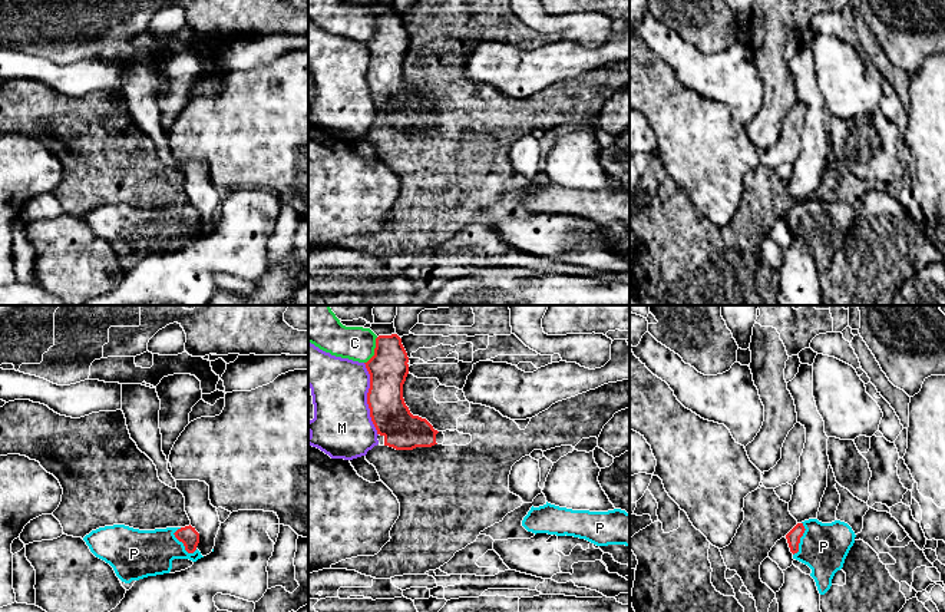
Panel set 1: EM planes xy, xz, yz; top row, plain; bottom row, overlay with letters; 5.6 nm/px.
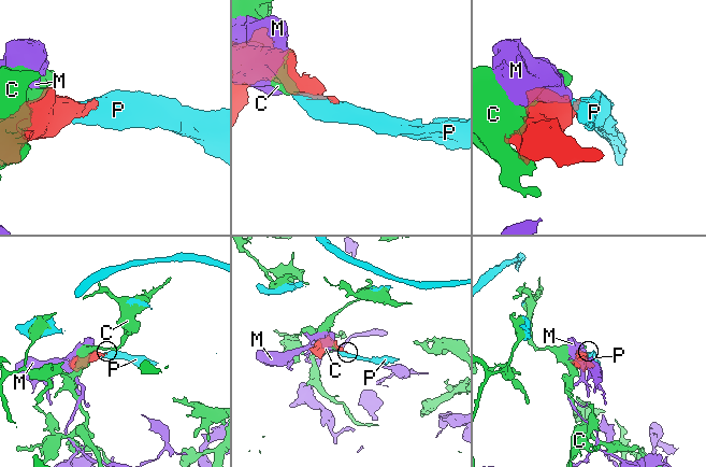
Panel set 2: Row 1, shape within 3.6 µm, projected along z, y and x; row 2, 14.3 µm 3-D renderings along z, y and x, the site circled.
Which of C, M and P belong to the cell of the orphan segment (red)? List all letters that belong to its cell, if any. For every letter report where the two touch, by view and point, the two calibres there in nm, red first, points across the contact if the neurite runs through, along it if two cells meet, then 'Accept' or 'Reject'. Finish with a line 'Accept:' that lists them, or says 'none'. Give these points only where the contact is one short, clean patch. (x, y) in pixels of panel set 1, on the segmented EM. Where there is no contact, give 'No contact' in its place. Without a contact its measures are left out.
C: Touches red at xz (374, 350). Thickness 220 nm (red) against 190 nm. Reject
M: Touches red at xz (367, 399). Thickness 220 nm (red) against 340 nm. Reject
P: Touches red at xy (185, 548). Thickness 100 nm (red) against 260 nm. Accept
Accept: P

